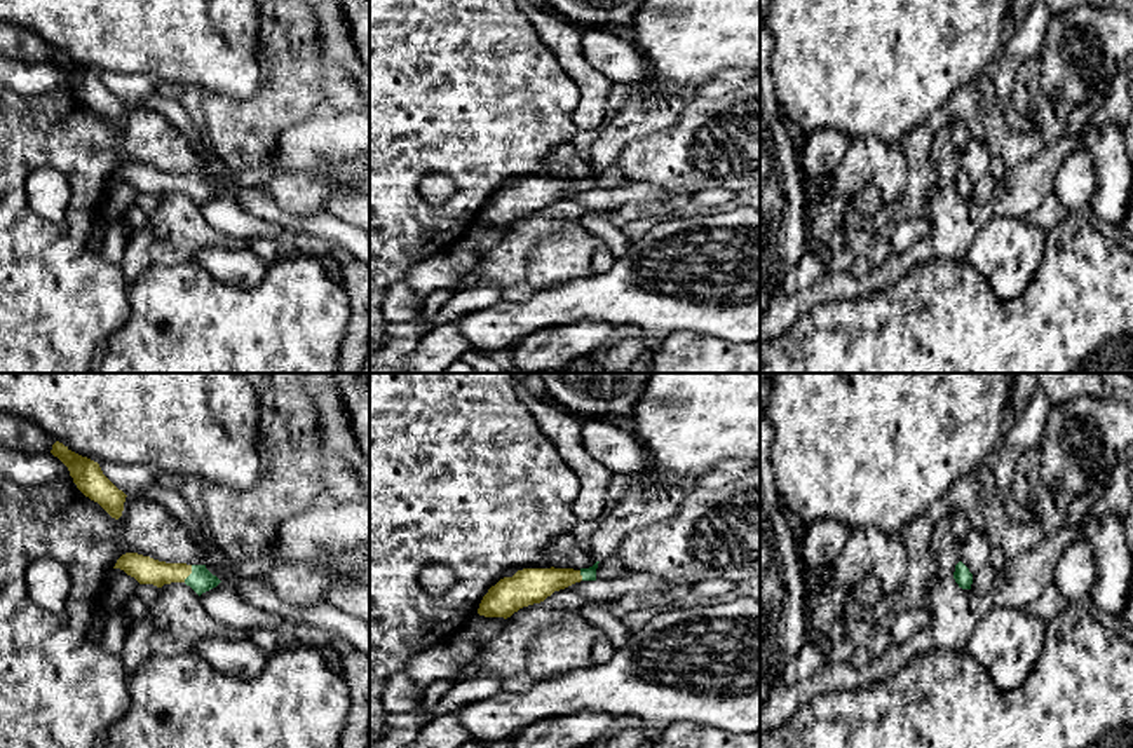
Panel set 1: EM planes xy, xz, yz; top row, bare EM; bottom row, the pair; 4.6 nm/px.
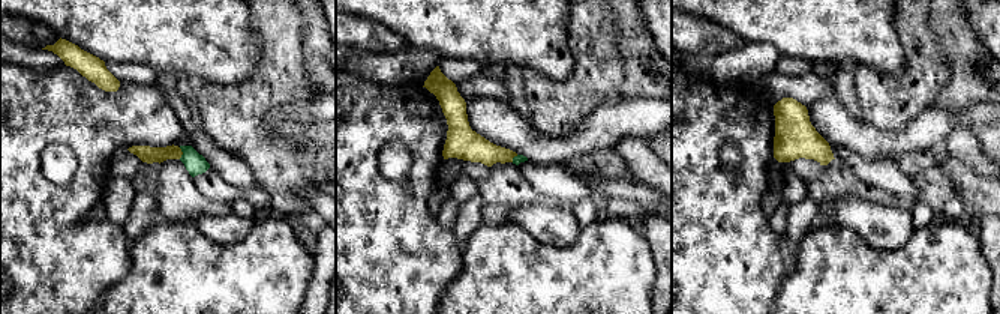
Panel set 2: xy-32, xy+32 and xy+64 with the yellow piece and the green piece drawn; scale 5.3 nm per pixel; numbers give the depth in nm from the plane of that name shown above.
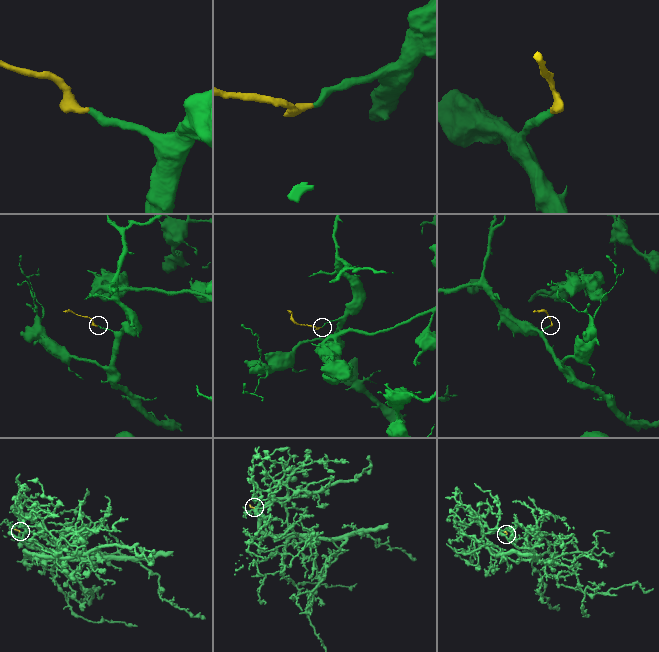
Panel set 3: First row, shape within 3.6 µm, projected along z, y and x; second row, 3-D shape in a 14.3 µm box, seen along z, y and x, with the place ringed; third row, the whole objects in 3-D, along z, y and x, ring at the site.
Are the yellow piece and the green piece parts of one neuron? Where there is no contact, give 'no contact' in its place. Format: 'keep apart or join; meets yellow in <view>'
join; meets yellow in xy

